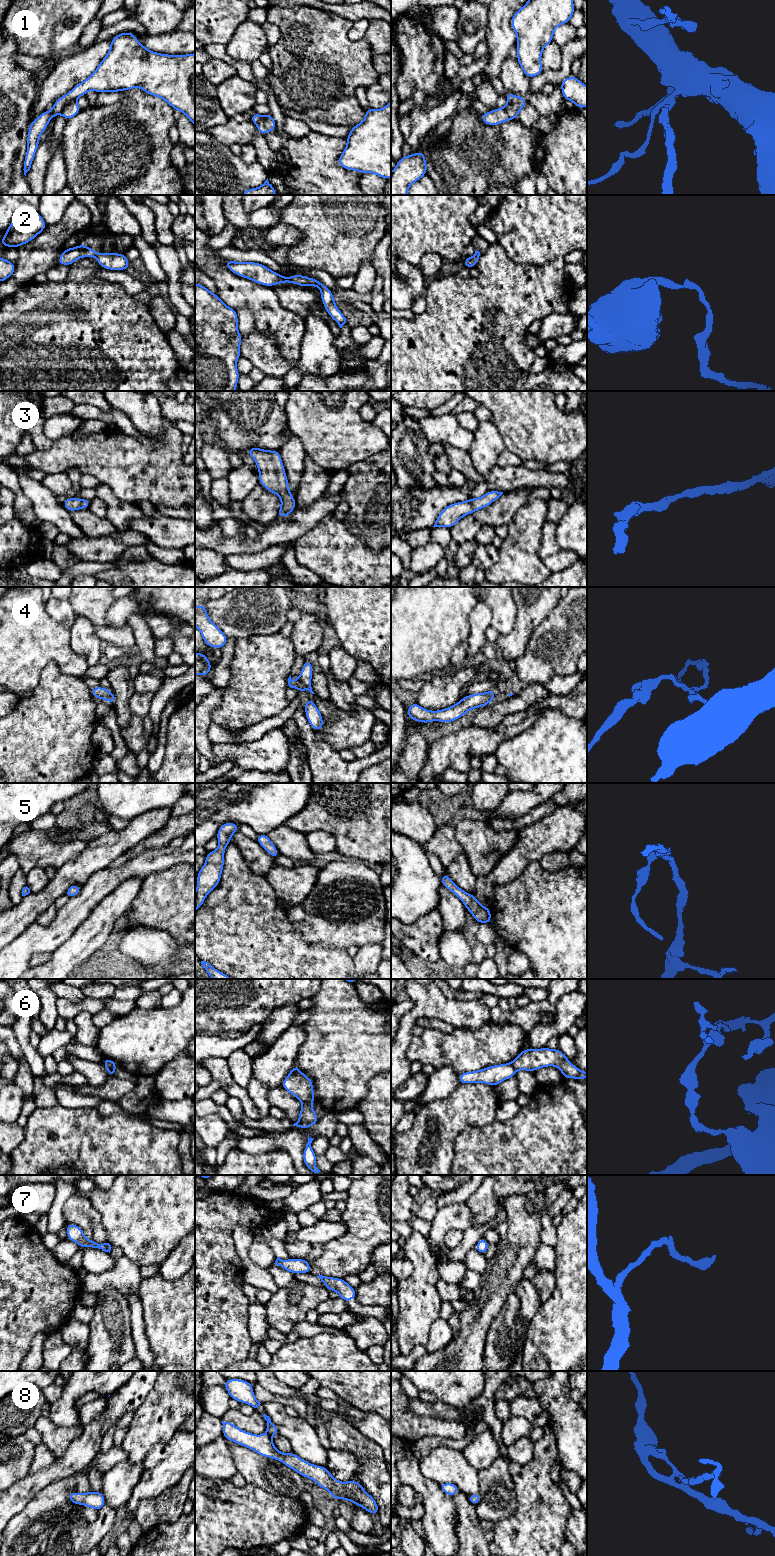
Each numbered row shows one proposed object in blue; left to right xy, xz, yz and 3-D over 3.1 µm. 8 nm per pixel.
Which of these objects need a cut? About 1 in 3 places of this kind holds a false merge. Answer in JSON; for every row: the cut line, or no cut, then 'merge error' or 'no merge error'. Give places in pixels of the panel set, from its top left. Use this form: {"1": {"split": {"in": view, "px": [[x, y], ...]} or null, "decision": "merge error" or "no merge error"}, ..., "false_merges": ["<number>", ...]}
{"1": {"split": {"in": "xy", "px": [[75, 99], [71, 99], [62, 108], [60, 113]]}, "decision": "merge error"}, "2": {"split": {"in": "xz", "px": [[288, 277], [291, 282]]}, "decision": "merge error"}, "3": {"split": null, "decision": "no merge error"}, "4": {"split": {"in": "xz", "px": [[298, 679], [305, 688]]}, "decision": "merge error"}, "5": {"split": null, "decision": "no merge error"}, "6": {"split": {"in": "xy", "px": [[106, 1066], [115, 1067]]}, "decision": "merge error"}, "7": {"split": null, "decision": "no merge error"}, "8": {"split": null, "decision": "no merge error"}, "false_merges": ["1", "2", "4", "6"]}

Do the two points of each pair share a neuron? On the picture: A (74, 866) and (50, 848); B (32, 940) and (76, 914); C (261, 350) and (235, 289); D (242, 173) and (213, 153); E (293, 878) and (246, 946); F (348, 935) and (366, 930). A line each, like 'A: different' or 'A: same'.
A: different
B: same
C: different
D: same
E: different
F: same

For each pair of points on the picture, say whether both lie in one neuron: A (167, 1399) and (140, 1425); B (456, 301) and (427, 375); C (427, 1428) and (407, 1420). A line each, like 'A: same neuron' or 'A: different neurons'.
A: same neuron
B: same neuron
C: same neuron

